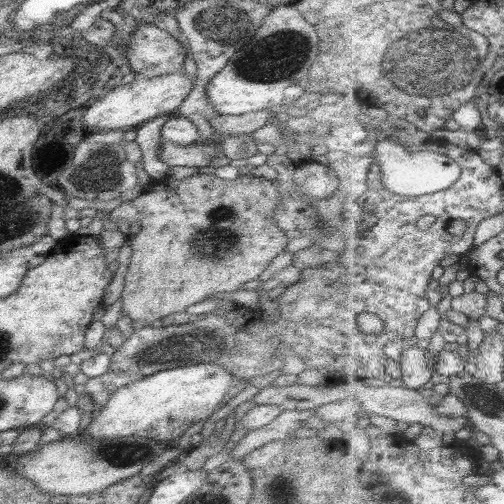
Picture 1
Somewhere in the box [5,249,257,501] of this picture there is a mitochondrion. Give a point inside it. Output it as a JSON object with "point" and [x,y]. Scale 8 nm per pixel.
{"point":[119,455]}

